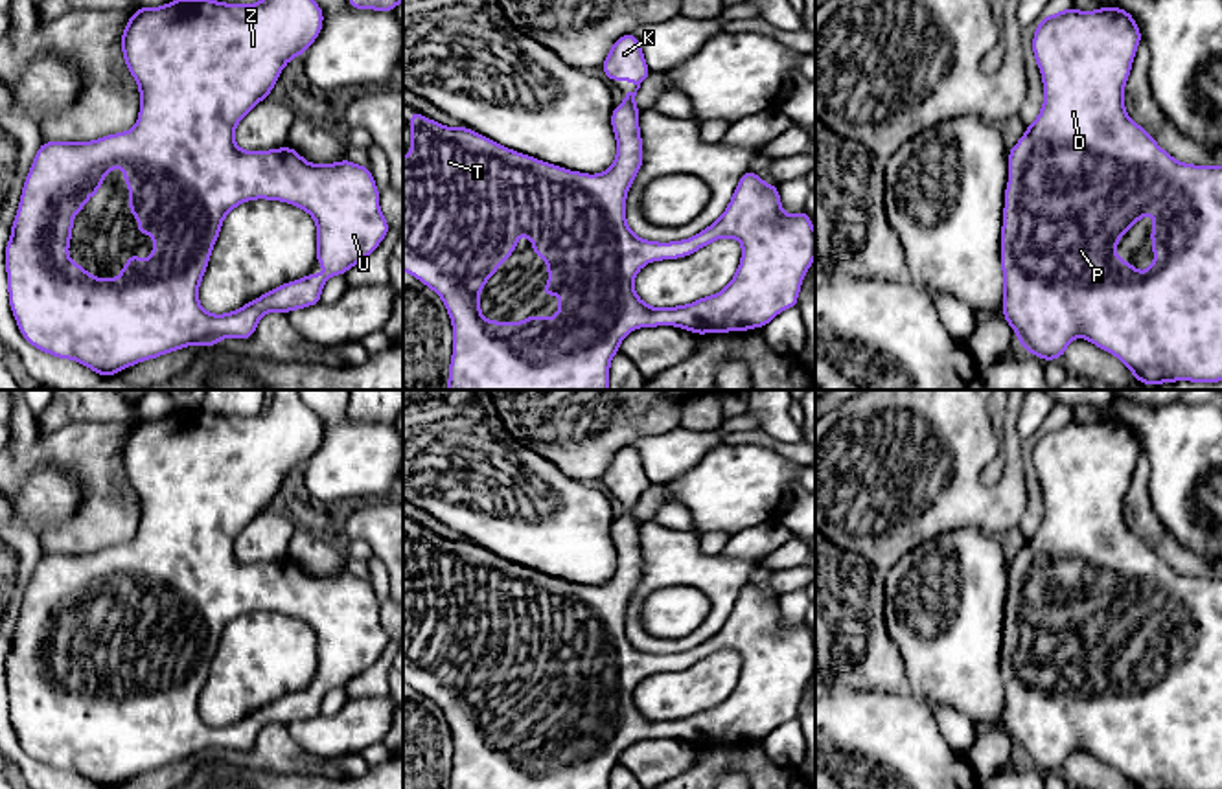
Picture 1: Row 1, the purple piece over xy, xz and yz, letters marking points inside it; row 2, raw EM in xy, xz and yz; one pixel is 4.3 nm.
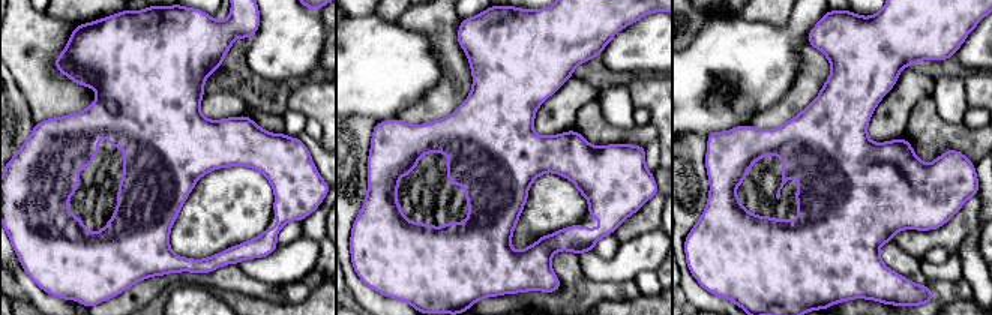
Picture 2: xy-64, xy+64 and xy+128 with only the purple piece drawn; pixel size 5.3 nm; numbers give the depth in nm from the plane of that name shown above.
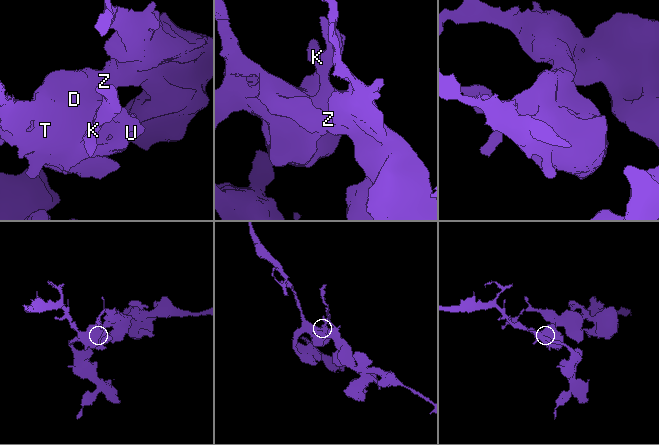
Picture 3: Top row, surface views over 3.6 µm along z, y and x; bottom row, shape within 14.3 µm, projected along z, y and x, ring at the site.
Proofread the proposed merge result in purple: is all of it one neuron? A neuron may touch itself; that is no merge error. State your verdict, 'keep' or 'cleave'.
keep

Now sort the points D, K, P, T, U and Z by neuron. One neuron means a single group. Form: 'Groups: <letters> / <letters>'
Groups: D K P T U Z

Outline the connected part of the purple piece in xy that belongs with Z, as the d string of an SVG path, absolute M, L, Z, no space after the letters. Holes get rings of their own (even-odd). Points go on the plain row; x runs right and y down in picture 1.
M272 390L272 401L252 417L245 416L223 416L219 412L206 412L204 408L199 410L175 410L173 414L162 417L162 419L140 419L133 425L129 430L123 447L121 447L121 463L125 476L129 480L129 486L136 491L136 497L140 500L140 526L136 537L127 544L116 544L109 546L92 554L42 554L39 559L33 576L29 579L29 585L26 589L24 601L20 605L18 623L11 638L11 651L6 657L6 682L7 682L7 704L9 704L9 717L13 723L13 728L17 732L17 738L22 745L22 749L35 758L37 761L50 765L57 771L72 771L75 774L85 776L86 780L94 782L99 789L103 787L116 787L118 783L149 772L156 771L160 767L177 763L180 760L188 760L190 756L199 758L212 758L215 760L217 754L225 749L248 752L259 730L271 723L280 725L291 725L294 721L304 721L309 717L320 715L320 704L326 693L333 688L346 686L352 679L361 675L364 669L368 669L379 655L388 646L390 638L386 631L381 625L379 620L379 601L374 594L372 583L366 577L357 577L350 572L340 572L337 576L309 576L306 574L298 563L291 561L289 557L282 561L271 561L271 563L243 563L237 559L234 552L234 543L237 535L261 513L265 511L283 478L294 471L296 467L304 467L307 460L315 454L315 451L322 443L324 425L320 417L304 403L304 399L298 395L298 390ZM116 577L123 579L123 592L127 594L127 601L133 607L129 612L129 623L131 627L138 629L140 635L136 636L136 642L140 647L145 647L147 644L153 647L153 668L149 671L142 671L136 666L129 666L127 677L120 682L116 692L103 692L96 690L94 686L86 684L79 675L74 675L68 669L68 657L72 651L72 638L74 638L74 627L83 622L86 612L96 607L101 601L103 589L112 583ZM254 611L267 611L267 612L283 612L287 616L298 618L306 622L317 635L317 675L320 679L326 679L326 686L307 686L306 690L300 690L296 693L287 693L254 714L245 715L241 721L225 725L225 726L212 726L204 723L199 715L199 697L204 688L204 682L210 675L212 660L219 649L223 631L241 614L248 614Z

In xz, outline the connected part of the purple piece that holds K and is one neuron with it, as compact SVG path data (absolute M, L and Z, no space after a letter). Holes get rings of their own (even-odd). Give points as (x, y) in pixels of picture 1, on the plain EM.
M631 445L617 451L598 482L604 482L609 493L633 493L637 497L613 520L611 539L617 550L617 570L607 583L598 587L547 576L506 561L467 539L445 539L414 520L410 522L410 566L403 568L403 682L444 712L453 736L449 789L609 789L609 776L618 765L618 756L635 739L675 738L696 747L747 743L753 739L762 741L778 725L797 719L802 690L815 669L813 636L806 622L786 627L778 598L766 596L751 581L738 592L721 629L694 649L657 655L640 651L629 642L626 635L626 609L642 579L644 568L639 541L640 520L635 517L635 508L651 482L644 473L639 451ZM521 646L532 651L534 666L547 675L550 695L541 699L541 706L563 706L558 726L541 730L534 725L523 734L493 734L480 726L477 706L484 703L488 690L499 682L502 673L515 664ZM723 649L734 649L742 655L742 671L731 695L718 706L666 721L651 719L637 708L633 690L644 677L690 668Z

